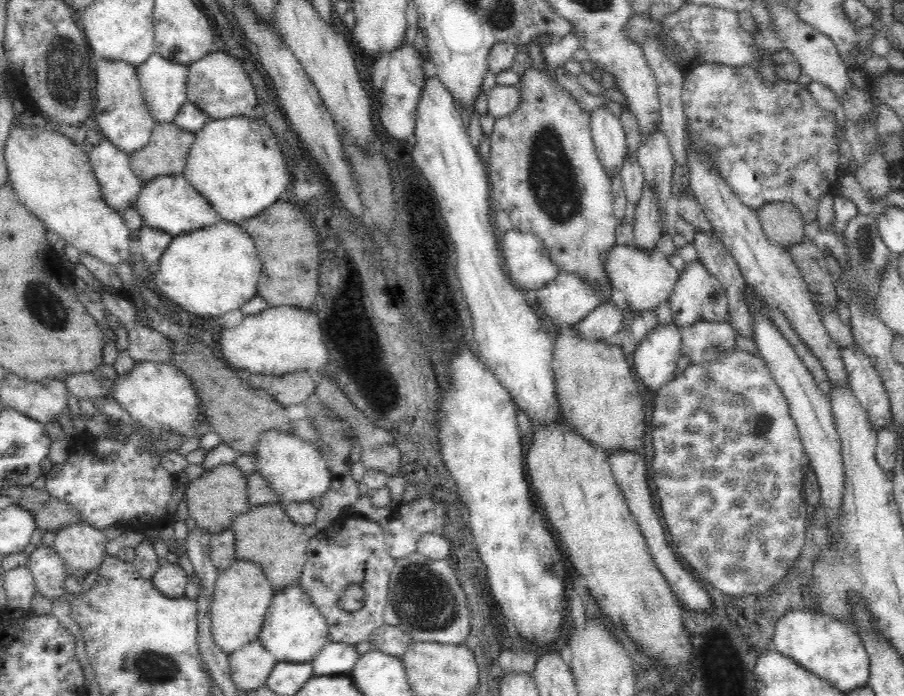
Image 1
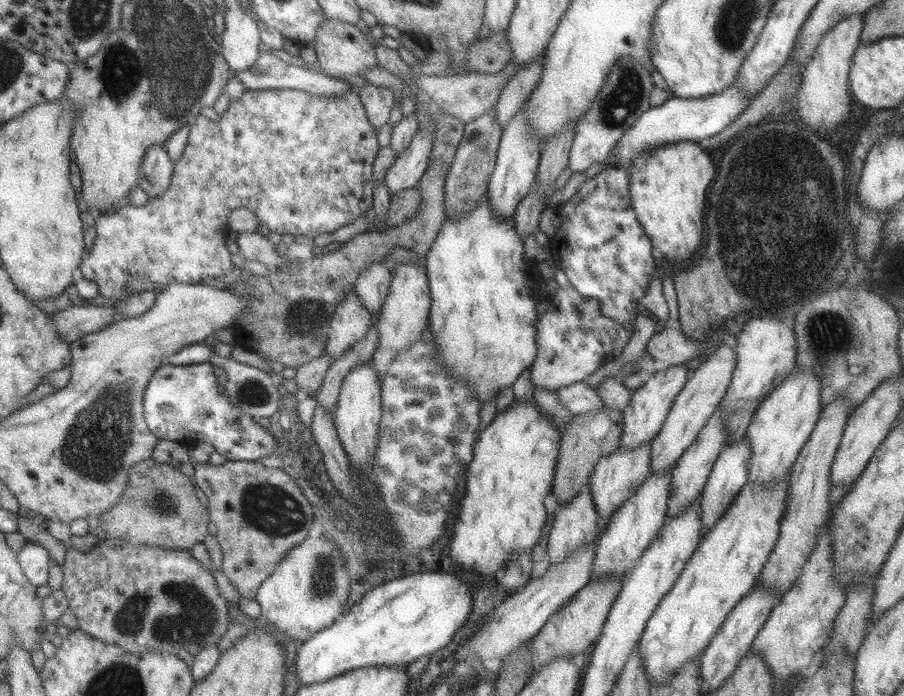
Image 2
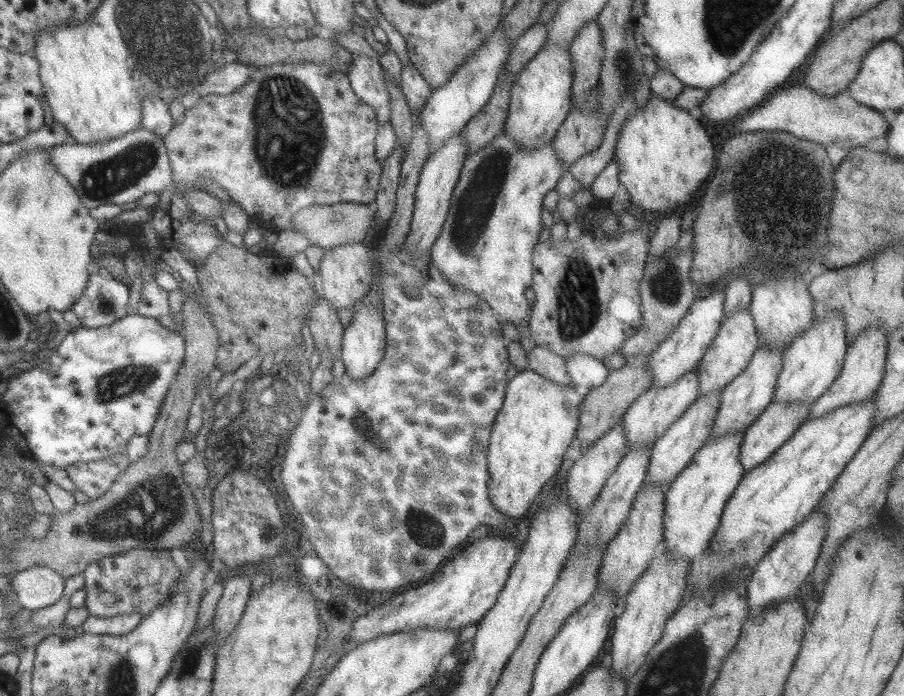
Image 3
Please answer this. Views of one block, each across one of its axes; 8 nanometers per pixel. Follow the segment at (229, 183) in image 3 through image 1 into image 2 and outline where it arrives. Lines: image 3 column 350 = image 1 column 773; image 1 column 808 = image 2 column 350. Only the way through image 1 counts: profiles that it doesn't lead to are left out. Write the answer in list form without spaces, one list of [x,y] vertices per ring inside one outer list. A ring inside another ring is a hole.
[[[284,88],[245,90],[241,97],[230,99],[227,111],[220,116],[217,122],[207,121],[200,114],[195,116],[194,123],[188,132],[185,148],[173,165],[170,185],[161,196],[149,198],[141,207],[123,206],[109,214],[95,215],[93,224],[96,233],[95,240],[93,240],[91,249],[82,258],[78,274],[86,280],[95,281],[98,287],[99,301],[105,303],[118,303],[133,295],[134,292],[125,290],[125,285],[126,282],[135,279],[135,275],[149,279],[149,282],[152,282],[155,287],[153,292],[156,293],[163,291],[171,282],[197,284],[201,279],[207,279],[216,283],[219,277],[229,274],[233,269],[230,253],[224,242],[226,235],[223,233],[223,228],[225,228],[225,222],[228,222],[229,211],[239,207],[252,210],[260,224],[263,224],[271,233],[278,235],[290,234],[293,237],[305,235],[312,240],[318,235],[333,233],[337,228],[353,223],[360,214],[371,211],[372,192],[374,191],[371,166],[379,149],[376,134],[377,132],[374,132],[368,123],[357,91],[348,90],[343,96],[321,98],[320,96],[311,96],[302,90]]]

